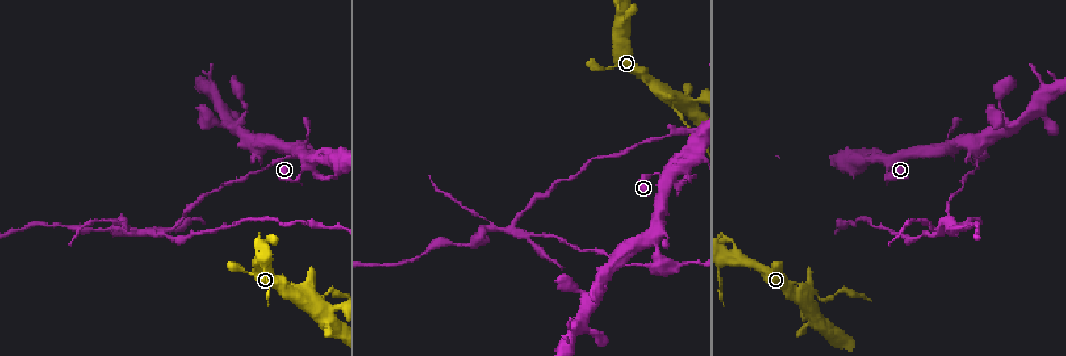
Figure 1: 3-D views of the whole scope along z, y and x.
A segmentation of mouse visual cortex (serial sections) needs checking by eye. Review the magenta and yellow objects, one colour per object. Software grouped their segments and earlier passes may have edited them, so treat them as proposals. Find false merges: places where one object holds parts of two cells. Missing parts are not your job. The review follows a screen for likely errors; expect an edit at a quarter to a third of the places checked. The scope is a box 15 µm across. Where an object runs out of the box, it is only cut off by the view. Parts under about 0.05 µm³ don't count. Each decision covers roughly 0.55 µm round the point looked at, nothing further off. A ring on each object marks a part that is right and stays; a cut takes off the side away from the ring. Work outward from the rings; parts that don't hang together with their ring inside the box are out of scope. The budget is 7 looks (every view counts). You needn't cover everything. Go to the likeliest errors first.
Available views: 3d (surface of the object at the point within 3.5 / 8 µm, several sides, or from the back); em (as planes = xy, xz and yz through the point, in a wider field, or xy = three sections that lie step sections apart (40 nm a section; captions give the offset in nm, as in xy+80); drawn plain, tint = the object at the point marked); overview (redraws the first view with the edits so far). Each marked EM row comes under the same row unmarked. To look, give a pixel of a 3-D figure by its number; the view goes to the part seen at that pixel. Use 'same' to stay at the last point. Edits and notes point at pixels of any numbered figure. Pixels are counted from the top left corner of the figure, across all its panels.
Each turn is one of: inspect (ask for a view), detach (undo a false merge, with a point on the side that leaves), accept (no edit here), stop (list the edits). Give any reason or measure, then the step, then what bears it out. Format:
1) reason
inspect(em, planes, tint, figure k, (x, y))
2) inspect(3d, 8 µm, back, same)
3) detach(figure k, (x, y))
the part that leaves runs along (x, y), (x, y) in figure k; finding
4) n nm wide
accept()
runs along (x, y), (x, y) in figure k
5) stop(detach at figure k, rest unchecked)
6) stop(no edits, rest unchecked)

thin neck
inspect(3d, 8 µm, figure 1, (246, 272))

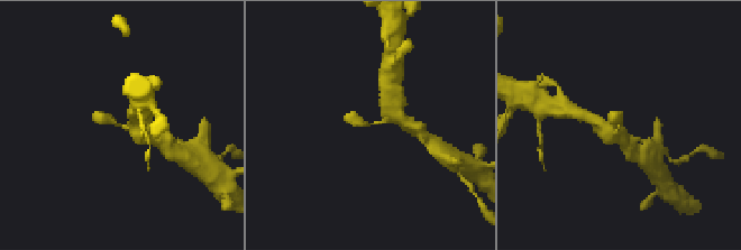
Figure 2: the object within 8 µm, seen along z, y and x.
inspect(em, xy, step 3, tint, figure 2, (622, 123))

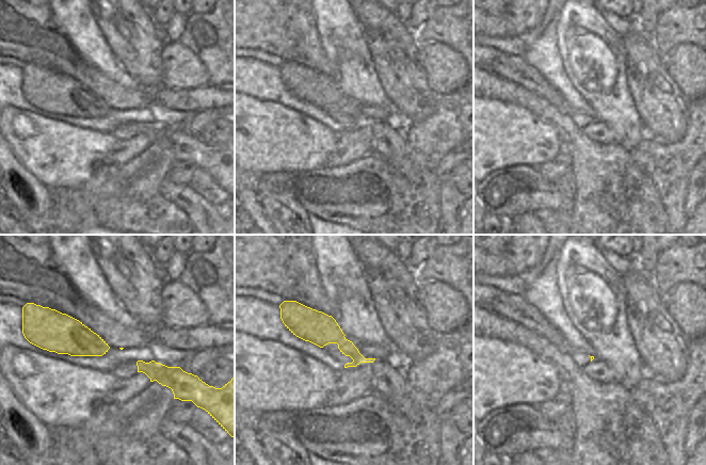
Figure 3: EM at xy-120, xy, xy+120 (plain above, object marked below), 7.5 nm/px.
accept()
runs along (146, 136), (94, 112) in figure 2; continuous, no second cell

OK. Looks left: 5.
looks like a crossing
inspect(3d, 3.5 µm, figure 1, (308, 292))

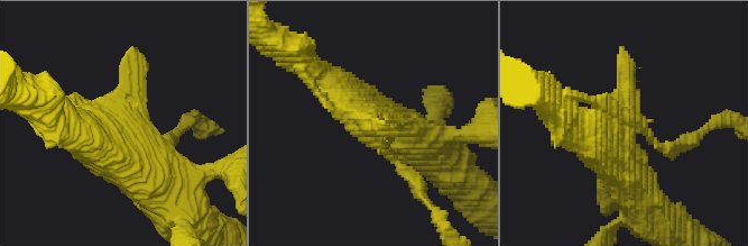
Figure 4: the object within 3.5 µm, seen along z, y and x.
shape alone is not enough
inspect(em, xy, step 1, tint, figure 4, (118, 125))

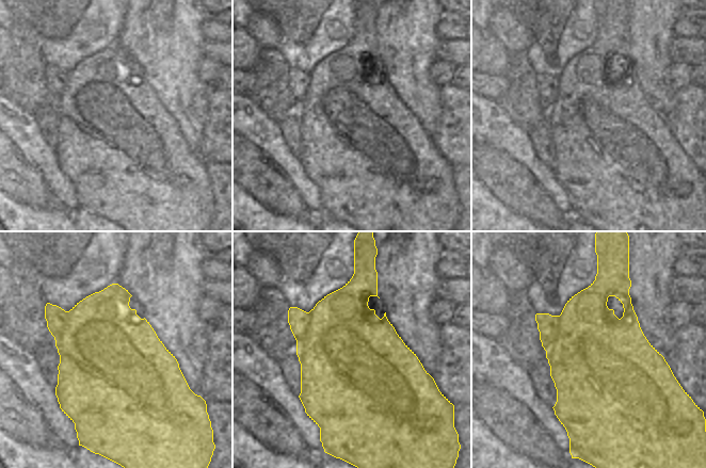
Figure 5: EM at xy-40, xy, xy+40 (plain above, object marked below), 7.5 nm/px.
detach(figure 4, (414, 176))
the part that leaves runs along (389, 154), (437, 211), (444, 231) in figure 4; a second cell is stuck on

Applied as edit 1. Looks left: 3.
abrupt turn
inspect(3d, 3.5 µm, figure 1, (668, 177))

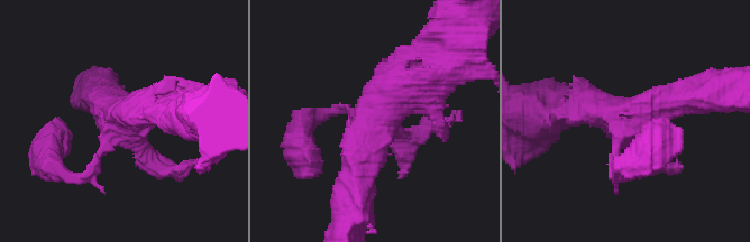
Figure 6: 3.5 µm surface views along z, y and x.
now the EM
inspect(em, xy, step 2, tint, figure 6, (381, 116))

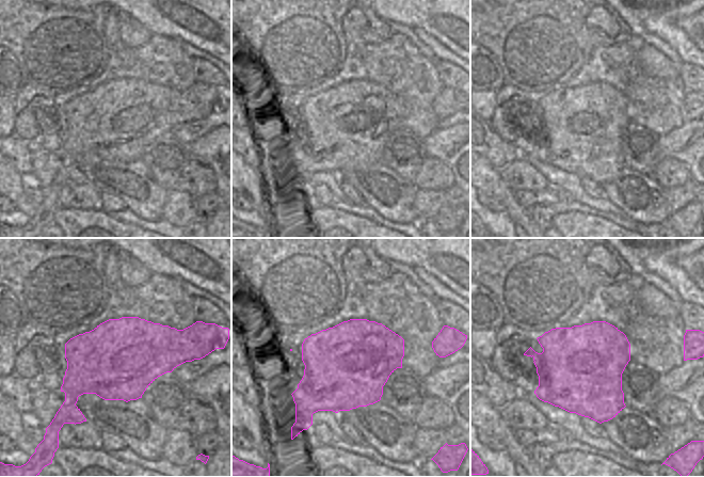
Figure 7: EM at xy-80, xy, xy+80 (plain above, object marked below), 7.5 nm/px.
inspect(em, planes, tint, same)

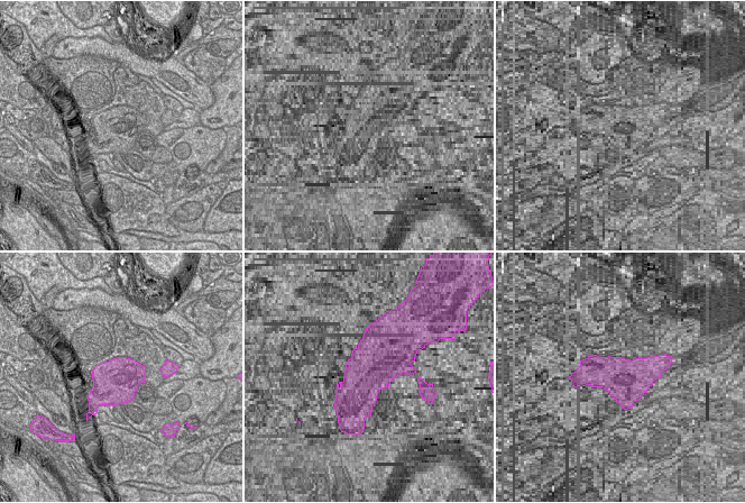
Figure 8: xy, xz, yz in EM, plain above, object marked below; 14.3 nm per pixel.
accept()
runs along (88, 174), (128, 115), (191, 102) in figure 6; one cell here

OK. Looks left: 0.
stop(detach at figure 4, rest unchecked)

